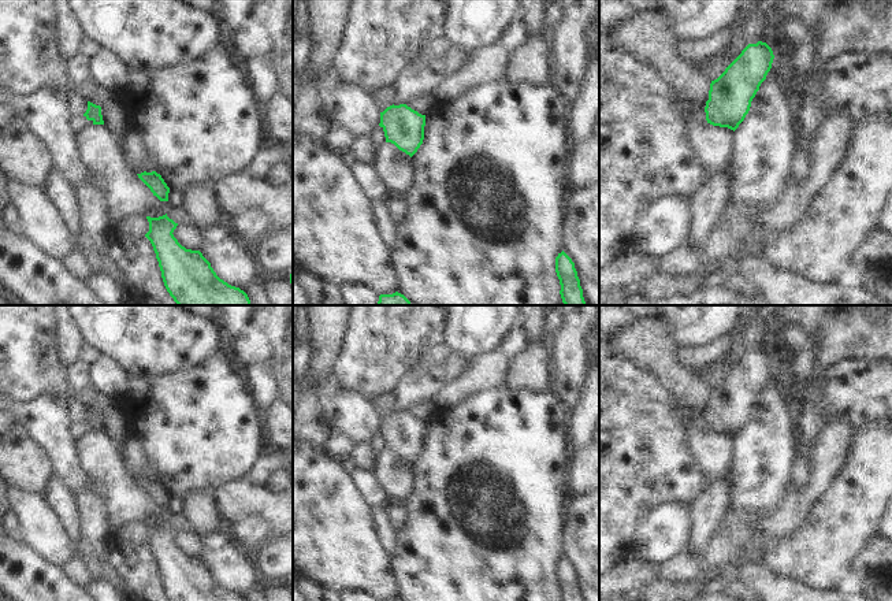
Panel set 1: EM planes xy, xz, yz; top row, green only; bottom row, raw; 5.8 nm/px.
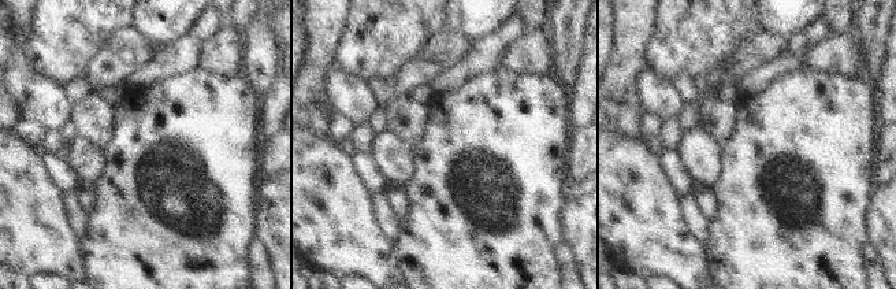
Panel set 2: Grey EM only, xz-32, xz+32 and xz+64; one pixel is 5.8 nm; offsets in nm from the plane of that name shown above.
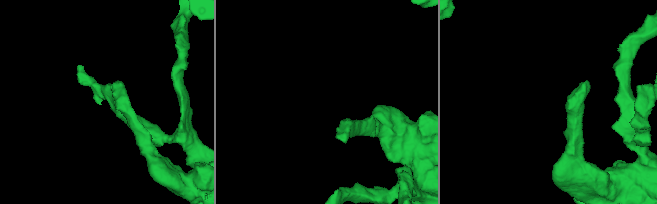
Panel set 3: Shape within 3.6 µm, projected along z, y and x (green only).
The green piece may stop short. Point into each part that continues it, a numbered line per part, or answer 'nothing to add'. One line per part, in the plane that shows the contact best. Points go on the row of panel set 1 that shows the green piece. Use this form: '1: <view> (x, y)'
nothing to add

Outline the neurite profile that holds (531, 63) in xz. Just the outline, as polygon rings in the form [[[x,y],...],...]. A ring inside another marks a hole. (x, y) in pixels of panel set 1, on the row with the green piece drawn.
[[[529,36],[508,59],[505,77],[516,84],[543,86],[551,71],[550,44],[542,36]]]

